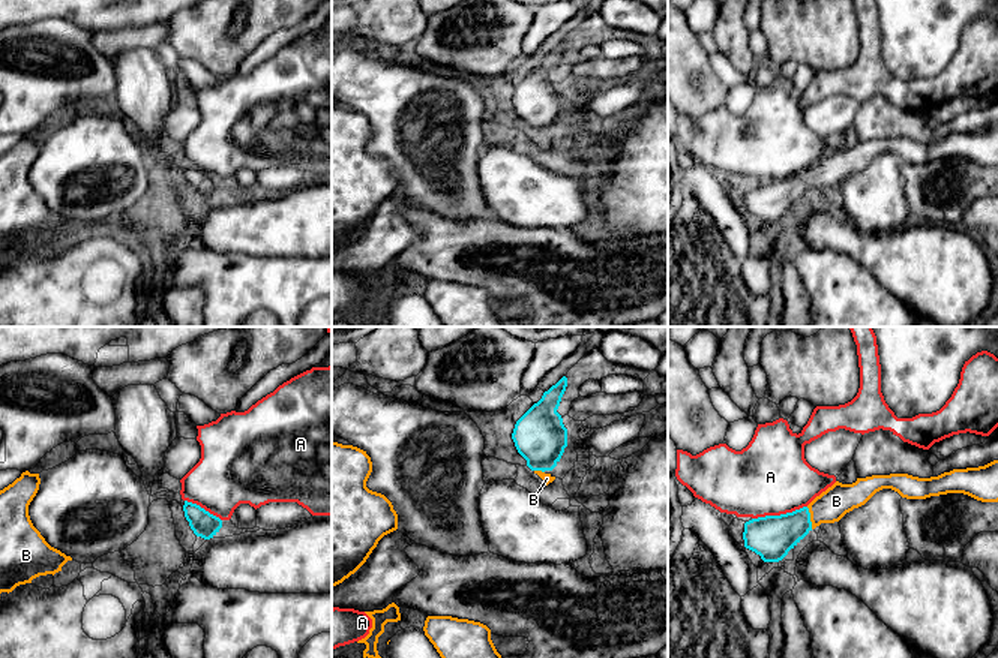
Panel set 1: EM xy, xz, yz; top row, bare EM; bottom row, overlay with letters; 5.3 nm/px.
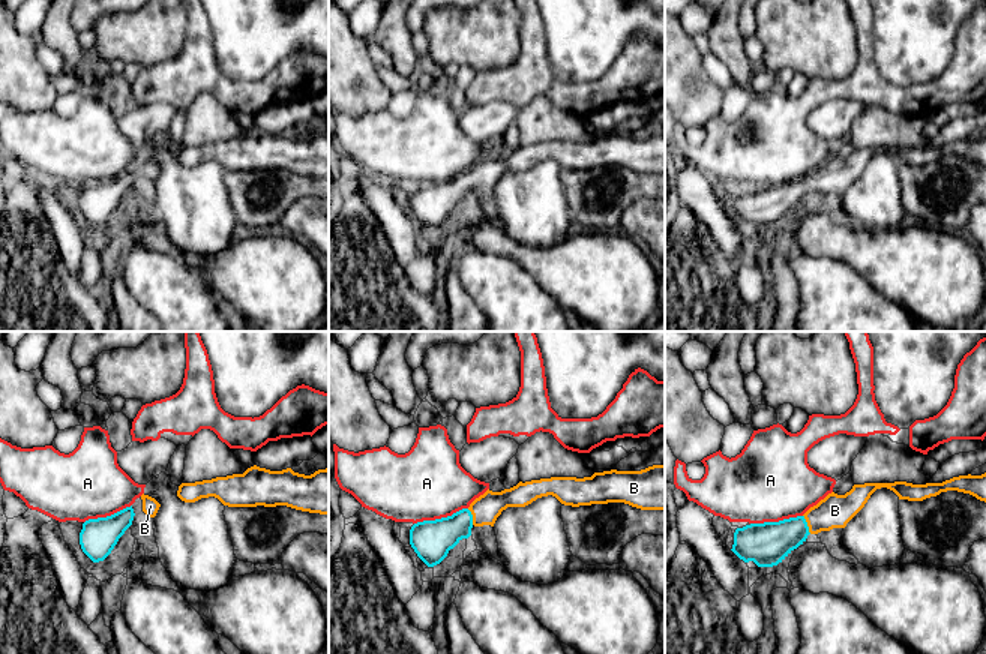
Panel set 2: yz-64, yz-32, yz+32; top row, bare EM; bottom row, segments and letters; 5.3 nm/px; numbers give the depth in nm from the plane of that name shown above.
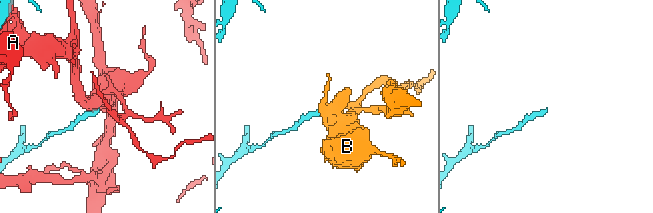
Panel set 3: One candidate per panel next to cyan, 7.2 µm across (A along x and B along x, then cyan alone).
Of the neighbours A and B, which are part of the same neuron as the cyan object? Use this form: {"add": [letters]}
{"add": ["B"]}

